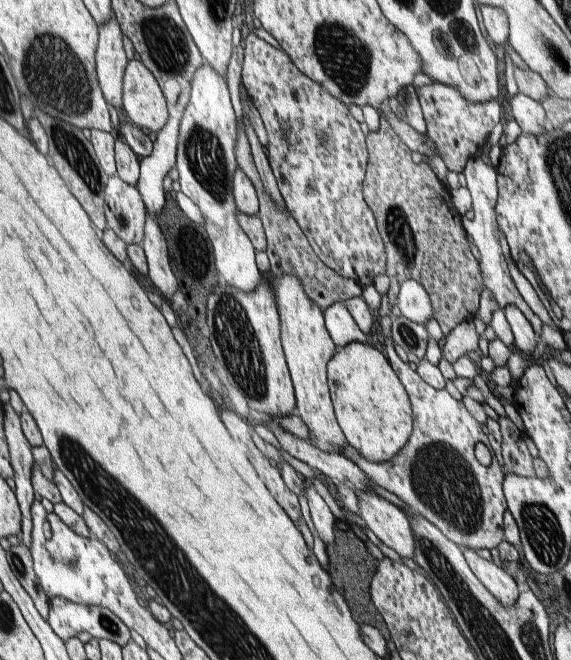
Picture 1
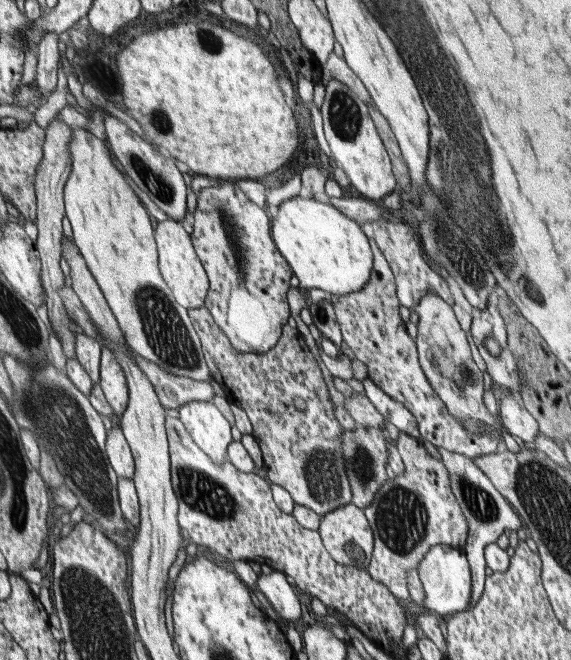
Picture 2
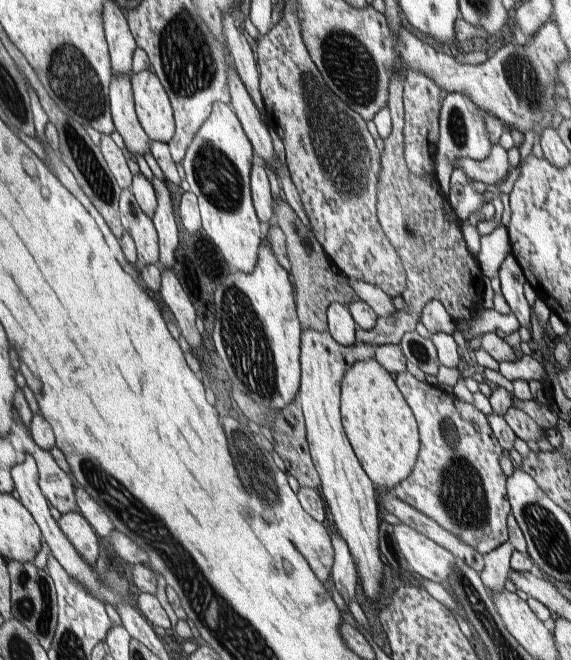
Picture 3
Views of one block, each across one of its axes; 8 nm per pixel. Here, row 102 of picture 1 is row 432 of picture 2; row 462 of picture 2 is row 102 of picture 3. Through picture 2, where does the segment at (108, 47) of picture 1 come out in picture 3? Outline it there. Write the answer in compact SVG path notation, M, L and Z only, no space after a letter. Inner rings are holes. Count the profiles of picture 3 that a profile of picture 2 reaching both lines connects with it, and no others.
M113 76L109 86L109 102L115 130L123 138L125 152L129 152L129 158L135 160L135 154L139 156L151 154L149 150L151 138L145 134L145 130L137 120L129 76Z

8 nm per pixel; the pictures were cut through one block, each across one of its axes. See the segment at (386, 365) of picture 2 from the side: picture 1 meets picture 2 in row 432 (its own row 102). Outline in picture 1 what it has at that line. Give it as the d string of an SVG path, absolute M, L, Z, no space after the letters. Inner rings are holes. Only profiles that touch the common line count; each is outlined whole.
M437 82L419 88L419 104L427 124L427 136L437 146L439 158L445 162L447 170L453 170L457 174L463 172L467 162L481 152L493 126L497 122L503 122L503 108L499 100L473 104L457 88Z

